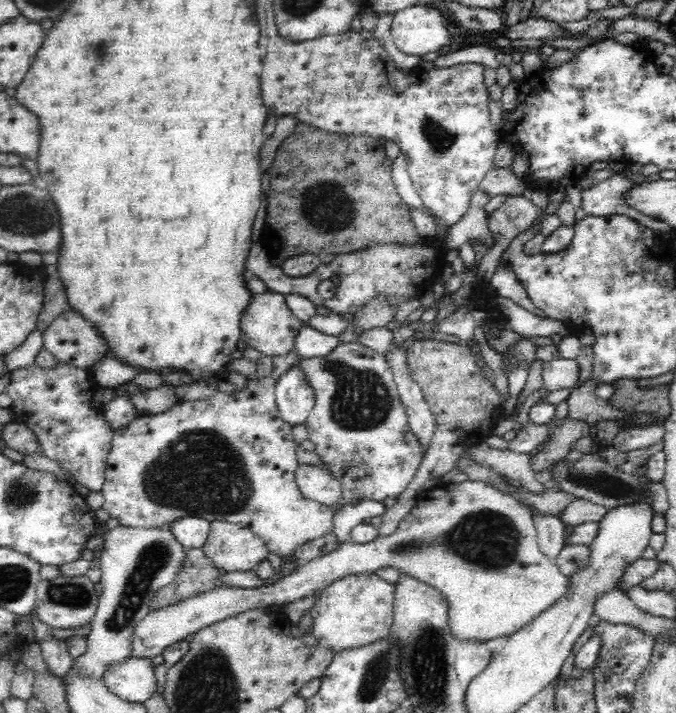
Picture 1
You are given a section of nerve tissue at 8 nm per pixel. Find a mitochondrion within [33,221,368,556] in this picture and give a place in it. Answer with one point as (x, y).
(201, 472)

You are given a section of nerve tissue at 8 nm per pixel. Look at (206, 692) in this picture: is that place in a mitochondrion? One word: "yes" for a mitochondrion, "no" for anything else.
yes

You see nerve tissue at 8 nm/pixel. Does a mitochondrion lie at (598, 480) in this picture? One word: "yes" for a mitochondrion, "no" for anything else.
yes

